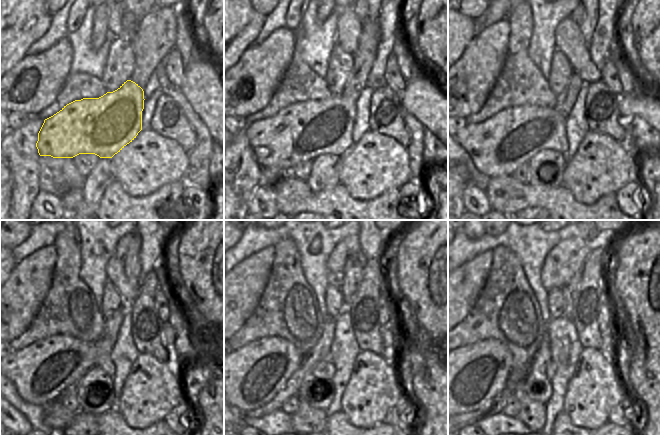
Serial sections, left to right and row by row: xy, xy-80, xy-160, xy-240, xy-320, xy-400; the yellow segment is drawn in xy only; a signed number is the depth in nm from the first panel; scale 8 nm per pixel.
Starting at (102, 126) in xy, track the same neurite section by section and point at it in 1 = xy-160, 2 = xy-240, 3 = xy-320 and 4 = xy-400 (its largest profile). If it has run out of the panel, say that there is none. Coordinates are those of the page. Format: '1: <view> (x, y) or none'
1: xy-160 (497, 146)
2: xy-240 (41, 371)
3: xy-320 (247, 378)
4: xy-400 (468, 378)

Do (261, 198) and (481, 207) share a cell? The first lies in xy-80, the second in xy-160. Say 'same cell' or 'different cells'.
same cell

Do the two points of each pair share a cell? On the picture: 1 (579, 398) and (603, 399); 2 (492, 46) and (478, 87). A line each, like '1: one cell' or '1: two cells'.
1: one cell
2: one cell

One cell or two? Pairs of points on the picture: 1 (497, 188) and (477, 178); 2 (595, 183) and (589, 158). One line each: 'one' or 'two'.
1: two
2: one

